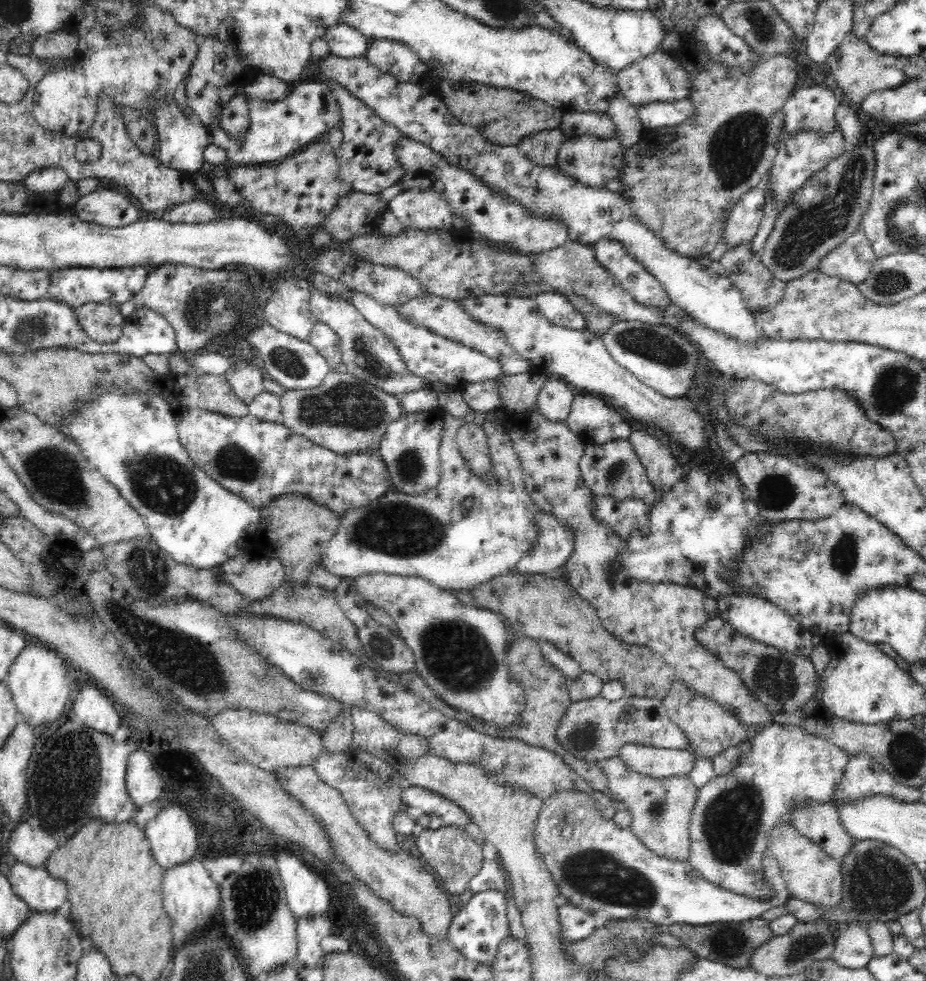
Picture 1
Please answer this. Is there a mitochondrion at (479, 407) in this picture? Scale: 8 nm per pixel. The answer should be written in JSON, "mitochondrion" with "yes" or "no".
{"mitochondrion":"no"}

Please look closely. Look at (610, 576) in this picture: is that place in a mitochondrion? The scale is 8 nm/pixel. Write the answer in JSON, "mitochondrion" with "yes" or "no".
{"mitochondrion":"yes"}

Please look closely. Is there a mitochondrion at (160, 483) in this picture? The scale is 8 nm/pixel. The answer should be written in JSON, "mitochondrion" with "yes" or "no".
{"mitochondrion":"yes"}

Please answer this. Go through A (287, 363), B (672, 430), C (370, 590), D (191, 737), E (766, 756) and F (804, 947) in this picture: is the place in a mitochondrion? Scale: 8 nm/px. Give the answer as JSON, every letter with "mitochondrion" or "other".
{"A":"mitochondrion","B":"other","C":"other","D":"other","E":"other","F":"mitochondrion"}

